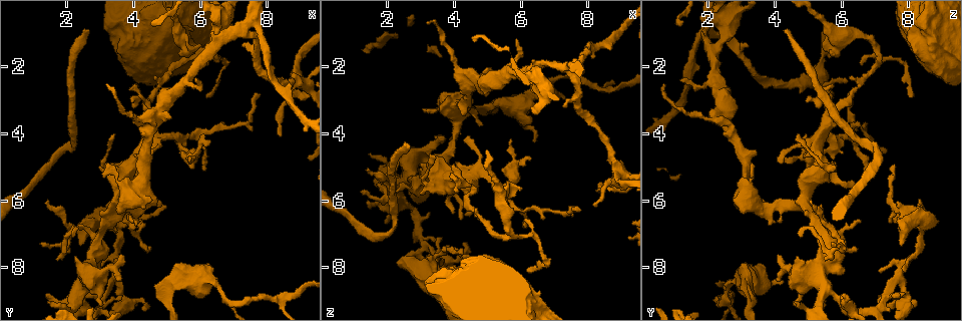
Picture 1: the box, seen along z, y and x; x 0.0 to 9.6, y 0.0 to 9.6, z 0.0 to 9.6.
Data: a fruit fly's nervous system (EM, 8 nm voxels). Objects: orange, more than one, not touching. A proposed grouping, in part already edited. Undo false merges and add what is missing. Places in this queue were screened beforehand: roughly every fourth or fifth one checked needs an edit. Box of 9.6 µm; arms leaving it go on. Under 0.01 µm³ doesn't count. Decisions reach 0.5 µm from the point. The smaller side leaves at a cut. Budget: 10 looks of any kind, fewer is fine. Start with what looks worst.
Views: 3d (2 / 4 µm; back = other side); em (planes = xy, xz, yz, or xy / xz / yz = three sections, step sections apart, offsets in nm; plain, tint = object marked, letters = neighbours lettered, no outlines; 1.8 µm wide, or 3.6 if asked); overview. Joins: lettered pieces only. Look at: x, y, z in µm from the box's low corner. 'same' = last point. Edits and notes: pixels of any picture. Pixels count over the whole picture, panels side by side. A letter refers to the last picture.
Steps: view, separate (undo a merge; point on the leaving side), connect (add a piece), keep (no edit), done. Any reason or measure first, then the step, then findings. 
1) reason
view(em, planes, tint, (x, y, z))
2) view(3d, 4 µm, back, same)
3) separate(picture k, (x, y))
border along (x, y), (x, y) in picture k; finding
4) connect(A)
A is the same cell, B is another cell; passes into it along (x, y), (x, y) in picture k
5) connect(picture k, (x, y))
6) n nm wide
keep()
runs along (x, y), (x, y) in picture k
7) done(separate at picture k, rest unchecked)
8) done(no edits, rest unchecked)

end of a long branch
view(3d, 4 µm, back, (2.65, 0.90, 4.45))

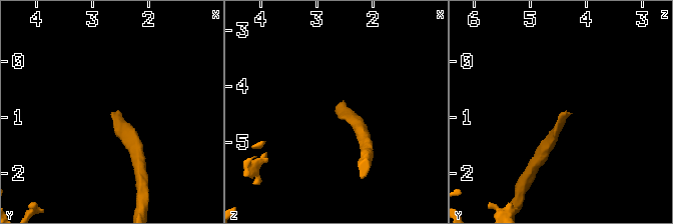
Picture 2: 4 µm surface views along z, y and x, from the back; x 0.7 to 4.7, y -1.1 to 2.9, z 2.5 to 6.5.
view(em, 3.6 µm, xz, step 4, letters, (2.65, 0.95, 4.45))

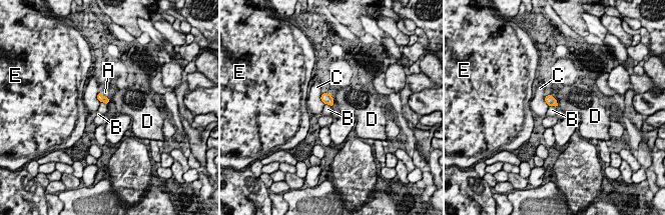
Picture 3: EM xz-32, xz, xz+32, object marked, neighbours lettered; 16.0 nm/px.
view(em, 3.6 µm, planes, letters, same)

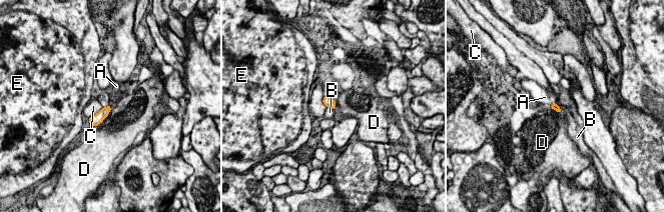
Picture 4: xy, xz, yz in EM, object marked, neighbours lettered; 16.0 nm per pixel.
connect(A)
A is the same cell, B, C, D and E are other cells; passes into it along (554, 106), (552, 104), (545, 97) in picture 4; the neuron continues

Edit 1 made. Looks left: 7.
see it whole again
view(overview)

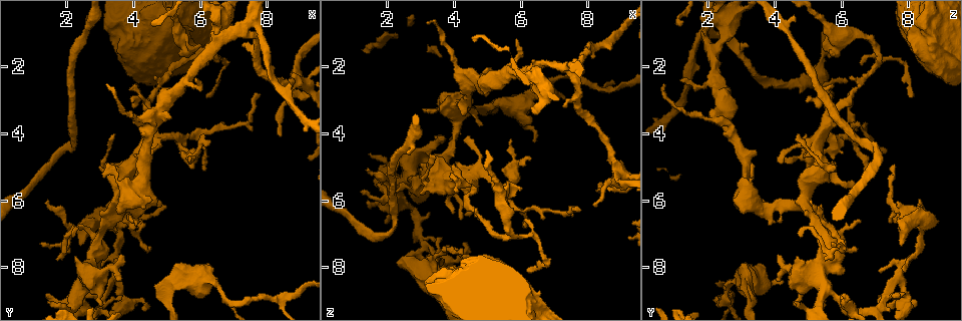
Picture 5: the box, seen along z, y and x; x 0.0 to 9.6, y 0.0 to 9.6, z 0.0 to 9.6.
view(3d, 2 µm, (3.00, 6.50, 8.10))

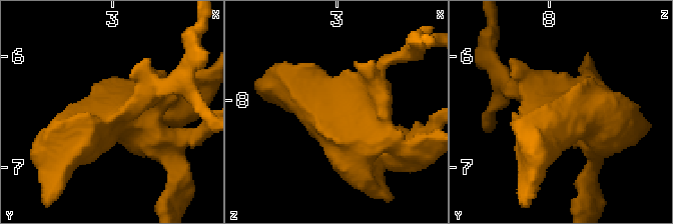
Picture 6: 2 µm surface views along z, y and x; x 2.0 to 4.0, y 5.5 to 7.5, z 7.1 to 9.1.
shape alone is not enough
view(em, planes, letters, (3.00, 6.52, 8.14))

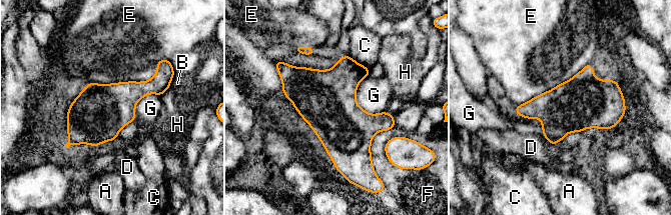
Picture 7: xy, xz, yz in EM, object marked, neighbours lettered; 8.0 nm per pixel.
E touches over 650 nm
keep()
A, B, C, D, E, F, G and H are other cells; border along (163, 59), (147, 80), (87, 84) in picture 7; all the same neuron

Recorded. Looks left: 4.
an open end
view(em, 3.6 µm, planes, tint, (1.45, 8.80, 5.95))

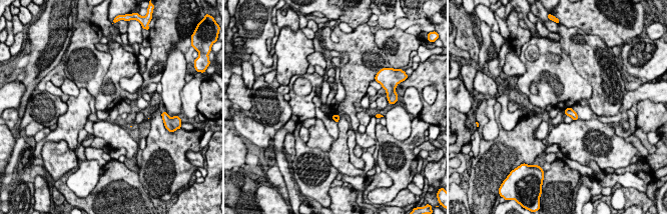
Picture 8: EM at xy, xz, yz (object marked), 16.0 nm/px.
what lies round it
view(em, 3.6 µm, planes, letters, same)

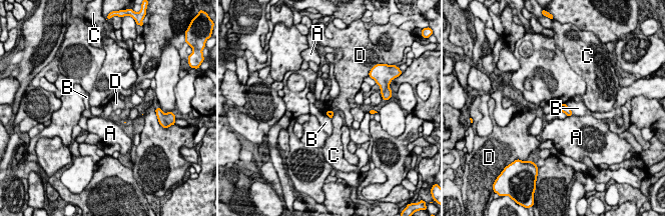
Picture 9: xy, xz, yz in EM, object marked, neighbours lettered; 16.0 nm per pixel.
100 nm wide
keep()
A, B, C and D are other cells; border along (335, 112), (331, 119) in picture 9; none of them fits

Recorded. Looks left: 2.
three arms meet
view(em, xy, step 16, tint, (6.85, 9.05, 2.50))

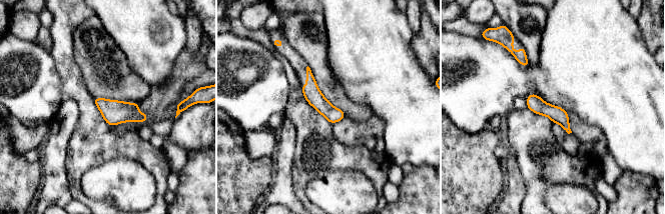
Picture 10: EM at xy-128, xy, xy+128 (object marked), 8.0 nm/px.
view(em, yz, step 8, letters, same)

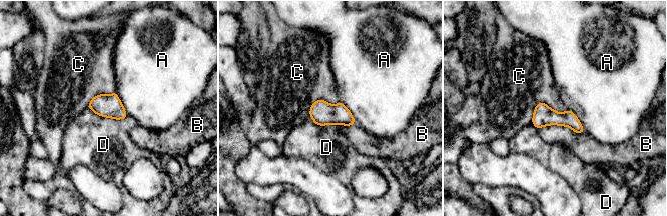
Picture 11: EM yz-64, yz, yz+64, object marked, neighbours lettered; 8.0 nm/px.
keep()
A, B, C and D are other cells; border along (567, 108), (539, 102), (531, 123) in picture 11; all the same neuron

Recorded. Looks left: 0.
done(connect at picture 4, rest unchecked)

